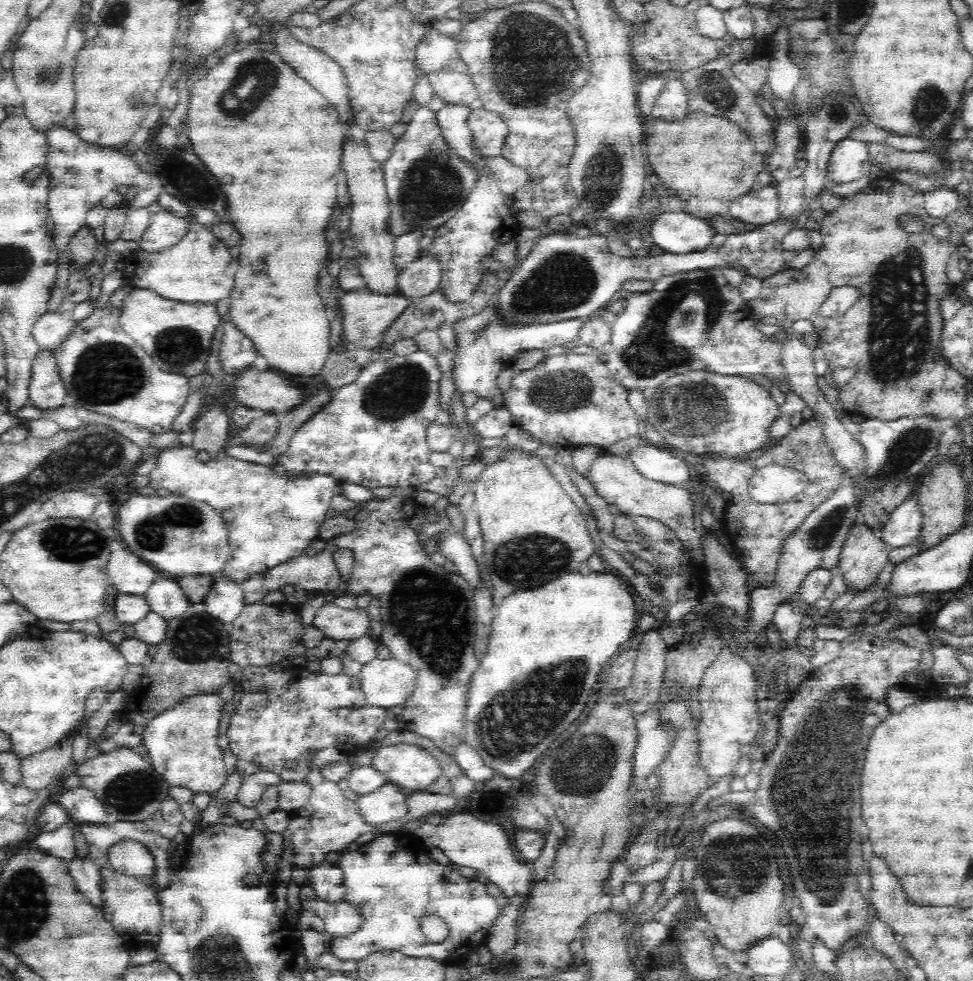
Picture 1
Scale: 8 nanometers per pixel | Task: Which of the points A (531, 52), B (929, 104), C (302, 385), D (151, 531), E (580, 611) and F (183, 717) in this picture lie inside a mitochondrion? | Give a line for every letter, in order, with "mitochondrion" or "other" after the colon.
A: mitochondrion
B: mitochondrion
C: other
D: mitochondrion
E: other
F: other

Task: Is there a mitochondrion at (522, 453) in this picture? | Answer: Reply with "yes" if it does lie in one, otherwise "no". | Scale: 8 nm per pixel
no

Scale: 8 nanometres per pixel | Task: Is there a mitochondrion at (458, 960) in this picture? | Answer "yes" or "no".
no

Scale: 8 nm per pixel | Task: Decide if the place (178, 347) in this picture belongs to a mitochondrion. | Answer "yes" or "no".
yes

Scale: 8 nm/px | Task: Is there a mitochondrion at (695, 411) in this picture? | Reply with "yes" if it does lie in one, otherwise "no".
yes

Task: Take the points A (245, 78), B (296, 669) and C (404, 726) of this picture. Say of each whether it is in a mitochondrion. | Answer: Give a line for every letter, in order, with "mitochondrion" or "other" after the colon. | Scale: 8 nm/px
A: mitochondrion
B: other
C: other

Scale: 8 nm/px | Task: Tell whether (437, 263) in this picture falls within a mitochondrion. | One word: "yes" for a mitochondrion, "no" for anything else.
no

